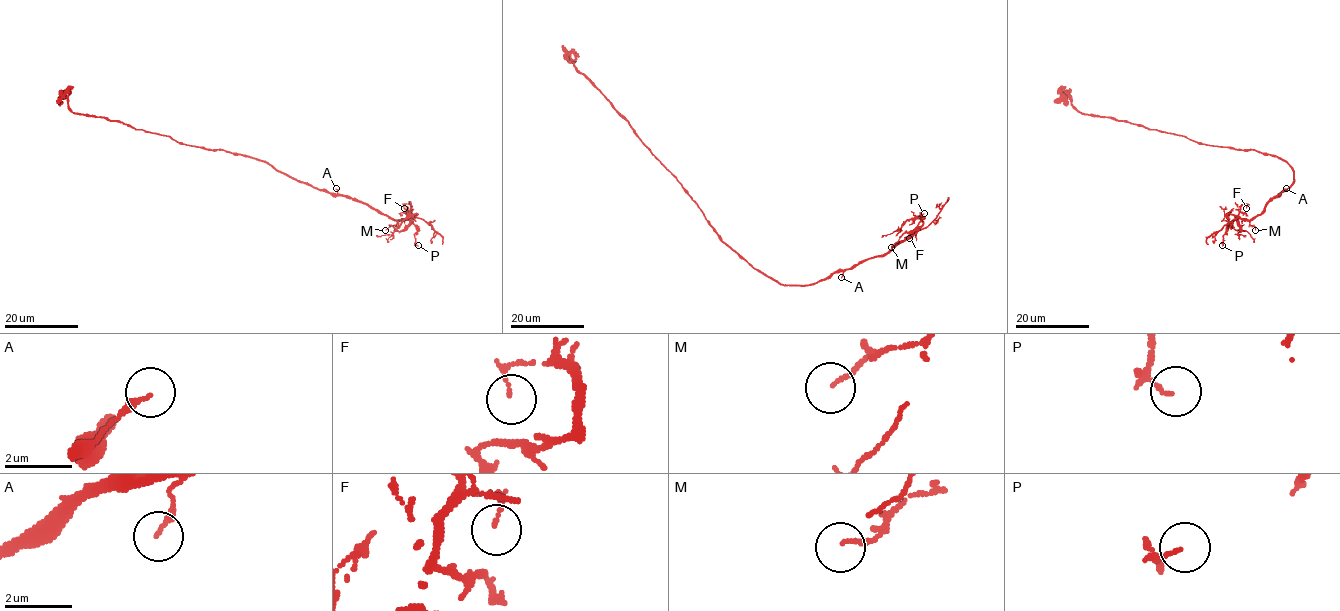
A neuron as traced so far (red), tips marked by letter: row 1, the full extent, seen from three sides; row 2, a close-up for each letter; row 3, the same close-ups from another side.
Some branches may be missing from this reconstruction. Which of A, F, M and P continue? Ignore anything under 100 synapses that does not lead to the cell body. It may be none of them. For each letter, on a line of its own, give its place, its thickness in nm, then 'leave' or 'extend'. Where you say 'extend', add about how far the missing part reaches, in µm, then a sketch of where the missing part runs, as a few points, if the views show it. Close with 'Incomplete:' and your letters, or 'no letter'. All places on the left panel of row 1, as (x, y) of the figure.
A: (336, 188) | 190 nm | leave
F: (404, 208) | 110 nm | leave
M: (385, 230) | 130 nm | leave
P: (418, 245) | 60 nm | leave
Incomplete: no letter

